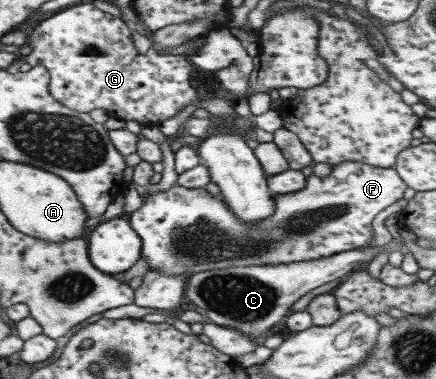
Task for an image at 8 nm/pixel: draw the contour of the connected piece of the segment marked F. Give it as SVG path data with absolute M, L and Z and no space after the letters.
M340 162L340 164L332 165L332 170L330 174L326 177L318 177L311 174L306 178L306 188L298 190L298 192L290 192L290 194L274 194L274 203L276 203L276 210L272 216L260 220L260 222L242 222L224 202L222 202L222 196L213 196L210 194L206 188L184 188L180 186L178 182L174 184L170 189L154 194L146 194L144 196L143 205L132 212L130 216L130 226L132 230L135 230L140 236L142 241L141 246L141 258L147 259L150 269L154 271L160 271L166 275L184 275L188 278L193 274L204 272L207 270L218 270L222 268L244 268L248 266L276 266L280 264L289 264L290 262L305 262L306 260L318 260L320 258L327 258L332 254L338 252L344 252L345 250L354 250L356 248L363 247L370 240L372 240L374 230L373 230L373 220L376 215L380 214L386 207L391 204L396 203L400 199L404 198L404 191L407 188L407 184L400 178L400 175L395 171L394 167L390 168L378 168L376 166L370 166L370 164L364 164L364 162Z

